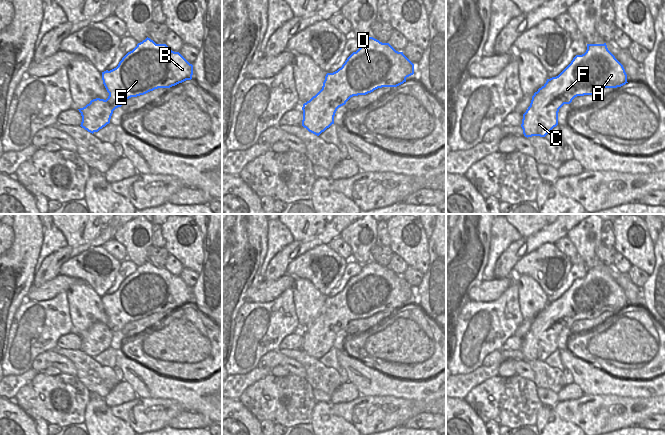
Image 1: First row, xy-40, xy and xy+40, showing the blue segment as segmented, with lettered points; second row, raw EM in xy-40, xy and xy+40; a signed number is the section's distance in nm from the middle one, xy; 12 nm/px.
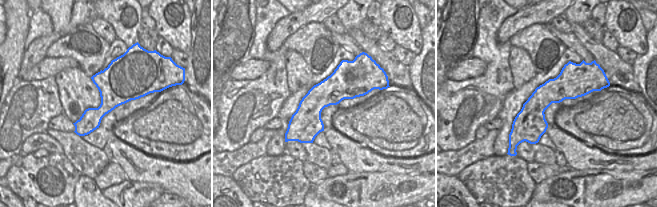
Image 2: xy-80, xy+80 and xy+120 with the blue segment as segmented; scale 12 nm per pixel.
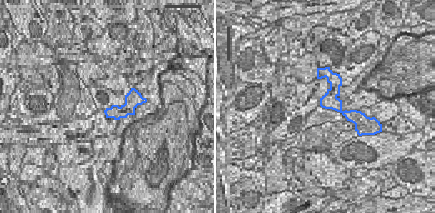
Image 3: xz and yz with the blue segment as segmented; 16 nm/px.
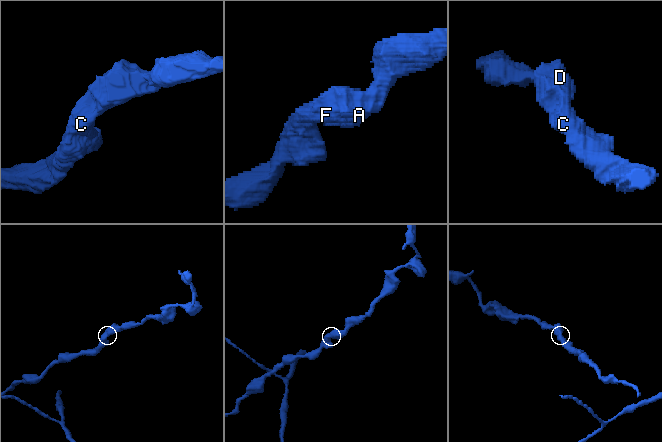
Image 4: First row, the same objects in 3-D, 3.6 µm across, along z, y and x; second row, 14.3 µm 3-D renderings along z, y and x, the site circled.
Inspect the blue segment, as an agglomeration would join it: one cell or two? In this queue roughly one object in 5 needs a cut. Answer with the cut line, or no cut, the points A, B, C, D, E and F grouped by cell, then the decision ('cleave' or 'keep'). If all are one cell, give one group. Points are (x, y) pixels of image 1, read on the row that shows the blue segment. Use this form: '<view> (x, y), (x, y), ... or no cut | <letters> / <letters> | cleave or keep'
no cut | A B C D E F | keep

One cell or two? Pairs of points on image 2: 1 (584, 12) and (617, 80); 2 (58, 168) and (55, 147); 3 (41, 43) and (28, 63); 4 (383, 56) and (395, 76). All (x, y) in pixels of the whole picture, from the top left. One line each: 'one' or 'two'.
1: two
2: two
3: one
4: one

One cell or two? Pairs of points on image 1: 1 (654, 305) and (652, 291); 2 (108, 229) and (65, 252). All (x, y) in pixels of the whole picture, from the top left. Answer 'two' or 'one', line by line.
1: one
2: one

